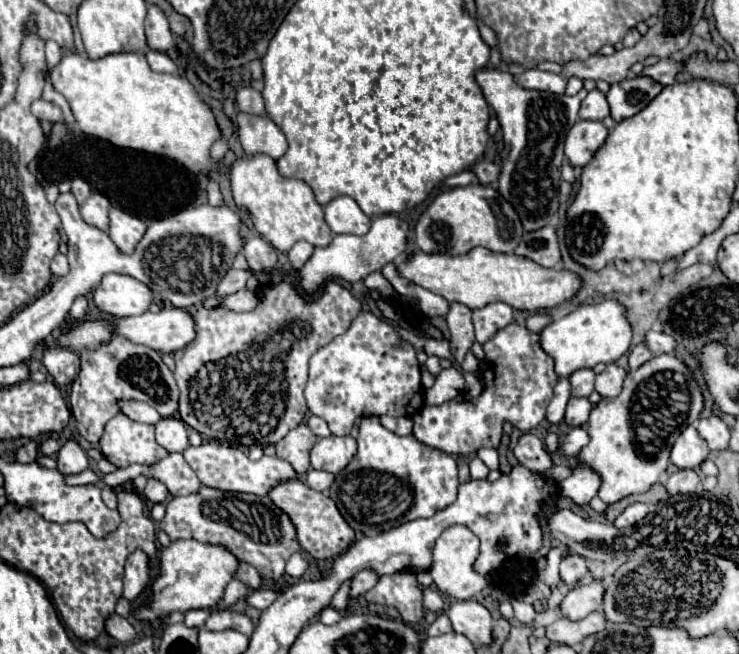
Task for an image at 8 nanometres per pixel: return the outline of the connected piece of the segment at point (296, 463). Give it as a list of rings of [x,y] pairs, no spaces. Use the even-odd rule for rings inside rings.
[[[300,423],[286,437],[282,437],[276,447],[276,457],[288,461],[298,475],[304,475],[310,469],[310,449],[316,443],[316,435],[306,423]]]

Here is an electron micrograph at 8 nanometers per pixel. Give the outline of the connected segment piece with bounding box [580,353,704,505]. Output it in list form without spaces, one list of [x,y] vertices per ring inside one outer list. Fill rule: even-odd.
[[[664,353],[652,357],[640,369],[630,371],[626,375],[622,393],[614,399],[602,399],[598,405],[594,405],[588,419],[590,443],[580,451],[580,465],[592,465],[592,469],[600,473],[602,487],[598,491],[598,497],[604,503],[612,505],[632,493],[646,493],[654,483],[660,483],[666,477],[668,457],[676,437],[682,433],[682,429],[686,429],[700,417],[702,409],[704,409],[704,397],[700,385],[692,379],[688,365],[676,355]]]

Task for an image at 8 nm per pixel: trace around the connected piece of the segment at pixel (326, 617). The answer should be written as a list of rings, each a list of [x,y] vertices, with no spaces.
[[[331,606],[326,607],[319,614],[319,620],[326,625],[335,624],[339,622],[341,618],[341,613]]]

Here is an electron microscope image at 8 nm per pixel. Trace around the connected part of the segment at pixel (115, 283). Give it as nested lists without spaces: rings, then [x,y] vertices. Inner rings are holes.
[[[110,273],[94,291],[94,305],[114,317],[130,317],[148,311],[154,293],[140,281],[128,275]]]

